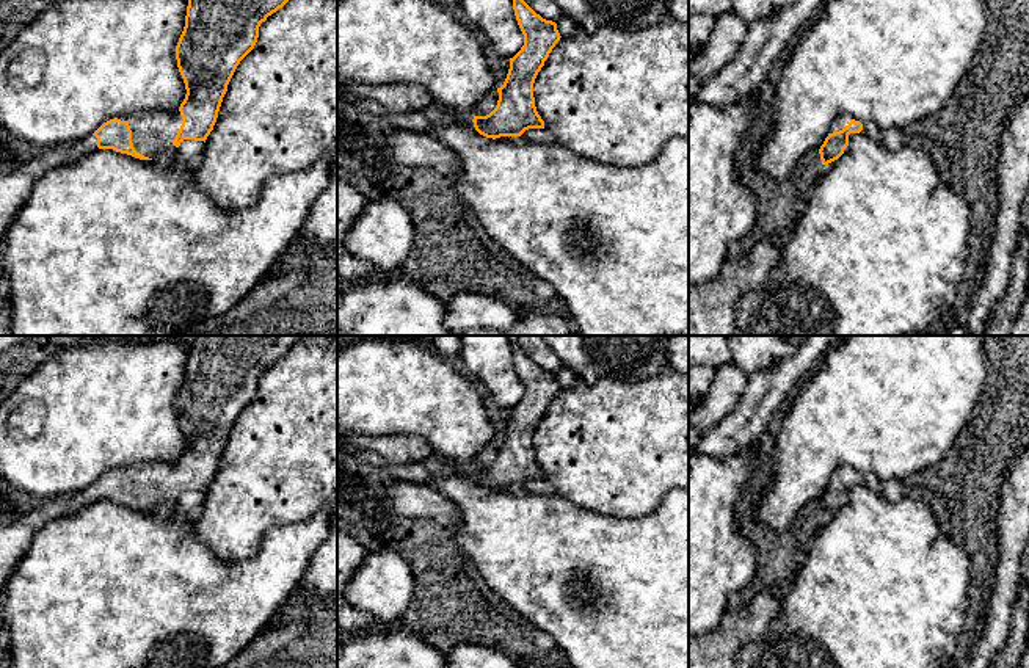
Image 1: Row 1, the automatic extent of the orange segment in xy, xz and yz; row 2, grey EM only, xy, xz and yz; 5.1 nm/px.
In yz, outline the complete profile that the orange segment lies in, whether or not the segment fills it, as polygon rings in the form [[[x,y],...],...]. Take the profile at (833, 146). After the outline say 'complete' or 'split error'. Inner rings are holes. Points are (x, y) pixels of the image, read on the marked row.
[[[841,113],[830,125],[830,133],[819,149],[822,165],[838,160],[849,152],[849,140],[855,133],[864,133],[863,124],[850,113]]]; split error

